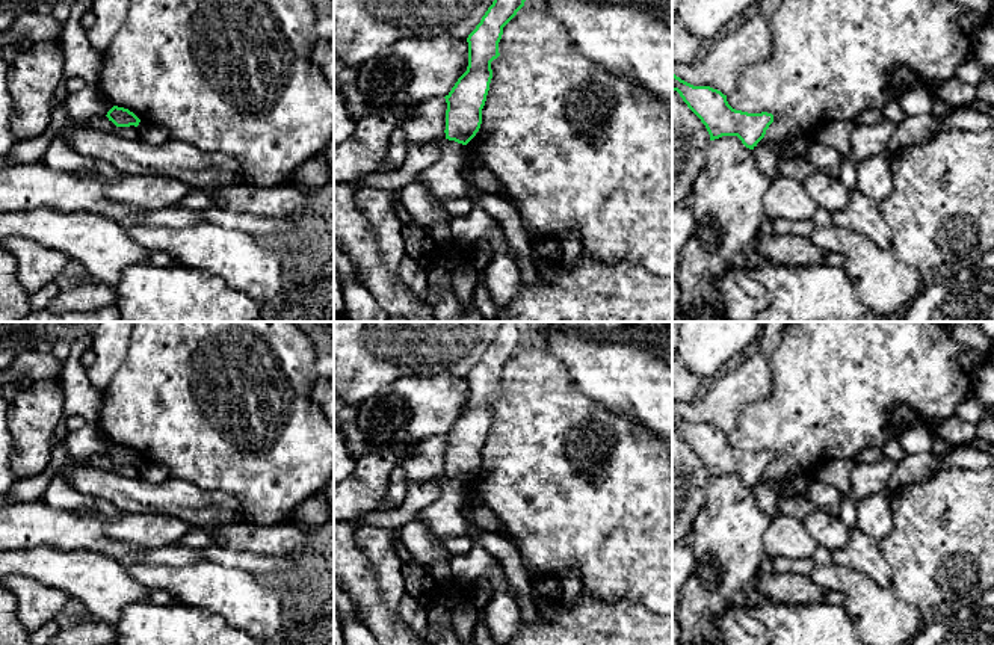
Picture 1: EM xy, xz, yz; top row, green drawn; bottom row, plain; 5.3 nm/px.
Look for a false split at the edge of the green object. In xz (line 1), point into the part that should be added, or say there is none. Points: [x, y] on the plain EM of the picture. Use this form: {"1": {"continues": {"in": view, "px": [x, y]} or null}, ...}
{"1": {"continues": null}}

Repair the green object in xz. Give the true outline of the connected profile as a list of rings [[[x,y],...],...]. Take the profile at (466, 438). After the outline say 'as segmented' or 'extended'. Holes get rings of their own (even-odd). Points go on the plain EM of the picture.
[[[503,322],[492,343],[468,373],[468,405],[444,435],[446,477],[467,483],[479,470],[482,447],[492,417],[491,400],[500,394],[503,366],[524,344],[523,322]]] | as segmented

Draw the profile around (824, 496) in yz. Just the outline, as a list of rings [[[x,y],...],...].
[[[813,479],[808,485],[807,498],[816,509],[820,509],[829,515],[837,515],[844,495],[831,483]]]

